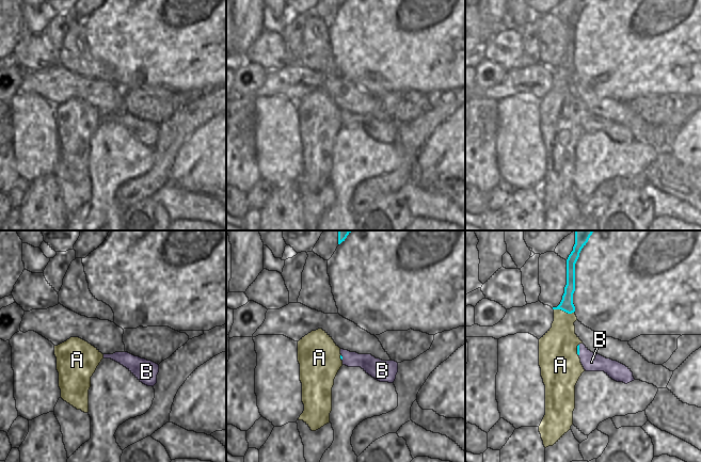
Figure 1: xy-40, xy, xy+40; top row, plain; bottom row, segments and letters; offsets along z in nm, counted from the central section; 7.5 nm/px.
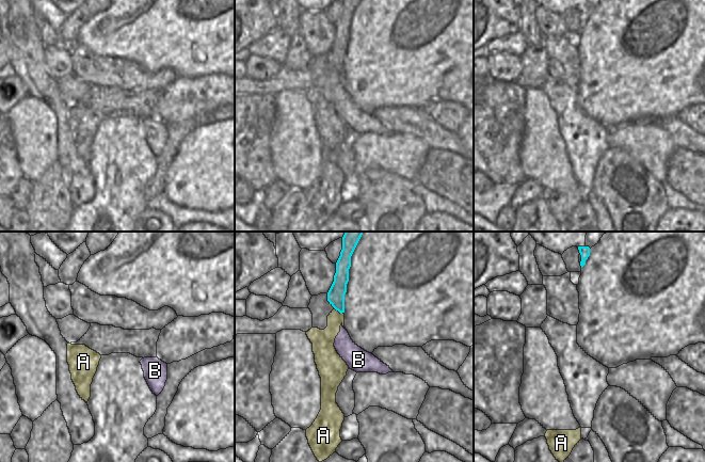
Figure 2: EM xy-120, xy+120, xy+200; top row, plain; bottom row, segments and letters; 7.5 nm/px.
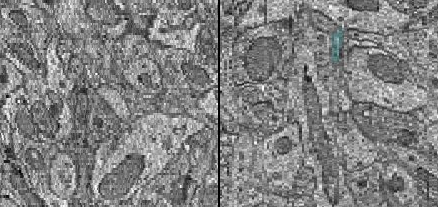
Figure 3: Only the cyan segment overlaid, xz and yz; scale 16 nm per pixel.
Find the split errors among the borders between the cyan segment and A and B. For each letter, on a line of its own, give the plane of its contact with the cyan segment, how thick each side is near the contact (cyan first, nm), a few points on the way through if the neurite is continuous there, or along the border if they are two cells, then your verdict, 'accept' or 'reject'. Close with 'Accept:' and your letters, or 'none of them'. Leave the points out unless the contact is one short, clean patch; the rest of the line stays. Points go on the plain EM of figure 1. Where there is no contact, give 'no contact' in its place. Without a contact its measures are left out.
A: contact in xy+40; calibres 100 and 260 nm; way xy+40 (567, 66), (563, 72), (560, 104); accept
B: contact in xy+40; calibres 20 and 140 nm; border xy+40 (579, 106), (578, 116); reject
Accept: A

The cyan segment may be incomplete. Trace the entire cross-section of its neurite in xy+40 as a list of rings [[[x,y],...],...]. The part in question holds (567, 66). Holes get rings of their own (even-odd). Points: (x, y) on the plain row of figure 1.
[[[575,0],[573,12],[567,20],[567,46],[562,61],[554,70],[552,89],[539,100],[539,127],[545,146],[545,176],[539,187],[544,208],[556,205],[573,186],[575,170],[575,146],[585,132],[579,120],[579,106],[583,102],[575,95],[574,83],[577,81],[573,54],[575,52],[575,25],[581,10],[589,0]]]

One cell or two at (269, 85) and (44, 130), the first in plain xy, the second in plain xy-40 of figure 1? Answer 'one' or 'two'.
two

